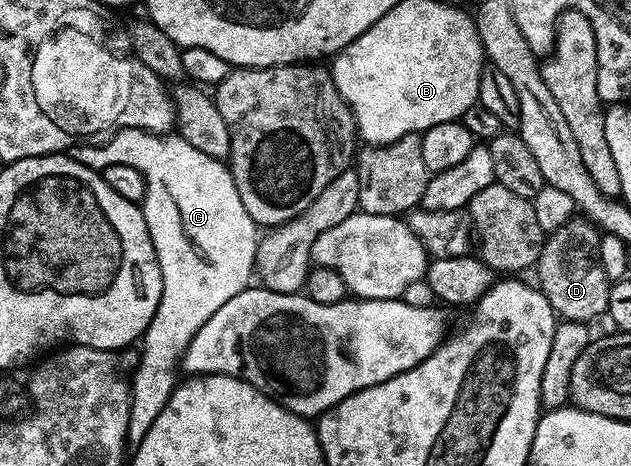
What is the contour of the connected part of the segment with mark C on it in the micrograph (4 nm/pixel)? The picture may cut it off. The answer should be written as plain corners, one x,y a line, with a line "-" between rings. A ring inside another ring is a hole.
127,128
114,134
108,142
74,146
71,150
71,156
79,164
89,166
98,172
103,172
111,164
127,164
131,168
135,168
135,172
139,172
145,177
145,201
143,203
143,209
145,219
147,220
147,232
151,236
151,244
155,248
155,256
159,260
161,279
163,280
163,292
159,300
159,308
155,312
151,324
145,329
143,335
145,347
140,347
137,368
131,374
131,389
129,391
129,442
136,444
143,440
143,436
147,436
147,431
151,429
151,424
155,424
155,416
159,416
159,412
163,412
167,400
173,395
173,388
179,381
177,370
179,374
179,367
182,365
185,349
187,348
187,344
191,344
195,332
199,332
199,328
203,328
203,324
207,324
207,320
211,320
211,316
215,316
215,312
219,312
219,308
223,308
223,304
227,304
227,300
231,300
231,296
243,292
250,285
251,279
255,274
259,227
257,223
251,220
251,216
247,216
247,208
243,208
243,200
239,200
239,192
235,188
235,180
233,179
232,172
229,171
228,165
220,158
207,156
207,152
199,152
199,148
187,144
187,140
183,140
176,133
152,134
139,128

